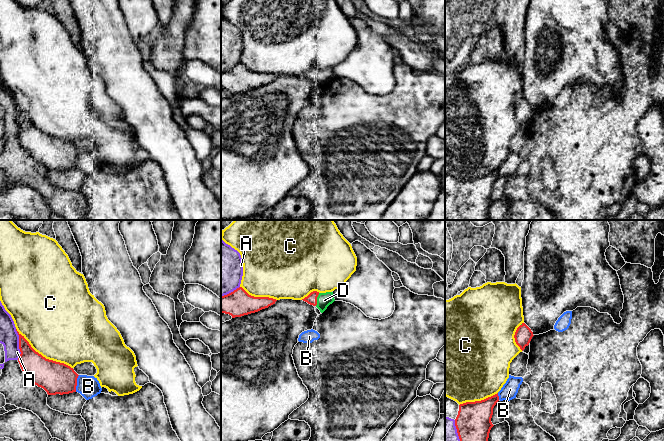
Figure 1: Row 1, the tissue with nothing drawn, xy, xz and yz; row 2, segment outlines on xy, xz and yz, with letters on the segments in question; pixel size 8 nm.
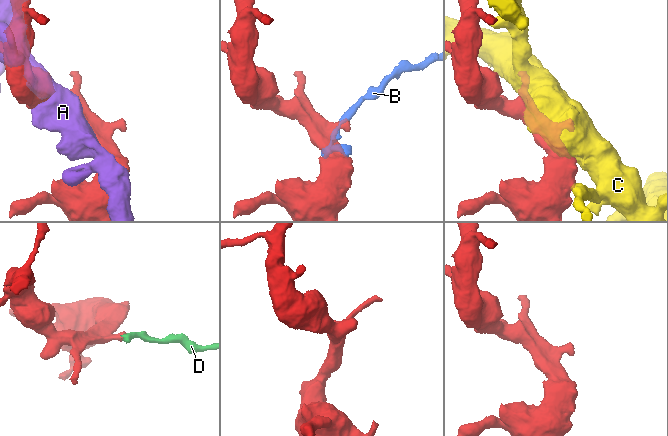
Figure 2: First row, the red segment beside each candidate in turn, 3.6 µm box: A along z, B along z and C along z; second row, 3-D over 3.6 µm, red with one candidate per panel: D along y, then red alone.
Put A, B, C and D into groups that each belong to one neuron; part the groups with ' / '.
A / B / C / D

